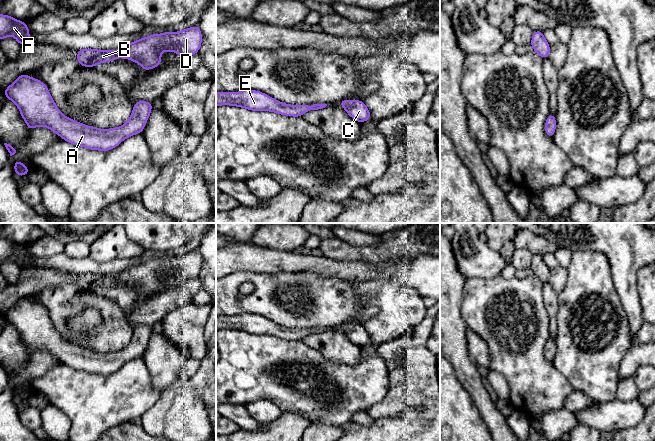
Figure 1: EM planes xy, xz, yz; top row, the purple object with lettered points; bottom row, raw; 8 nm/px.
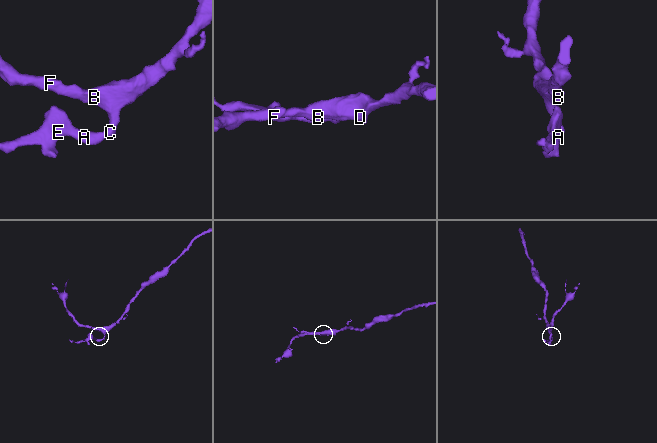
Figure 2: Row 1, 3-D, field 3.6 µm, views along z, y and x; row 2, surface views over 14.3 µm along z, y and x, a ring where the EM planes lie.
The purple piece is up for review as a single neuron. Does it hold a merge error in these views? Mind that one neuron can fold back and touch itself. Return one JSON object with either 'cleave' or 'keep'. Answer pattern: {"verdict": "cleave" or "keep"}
{"verdict": "keep"}

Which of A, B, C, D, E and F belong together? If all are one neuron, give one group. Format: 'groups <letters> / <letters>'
groups A B C D E F

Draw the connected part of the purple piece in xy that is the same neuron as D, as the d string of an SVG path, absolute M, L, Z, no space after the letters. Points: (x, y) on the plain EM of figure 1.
M192 250L180 256L152 258L113 275L78 273L77 286L82 291L95 291L102 286L124 282L139 287L142 294L152 294L161 289L163 275L173 275L187 283L199 276L201 268L201 254L199 250Z

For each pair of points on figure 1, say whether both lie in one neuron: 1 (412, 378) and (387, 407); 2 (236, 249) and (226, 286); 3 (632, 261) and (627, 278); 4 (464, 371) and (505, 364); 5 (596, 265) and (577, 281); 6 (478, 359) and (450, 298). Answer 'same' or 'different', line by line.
1: same
2: different
3: same
4: different
5: same
6: different

